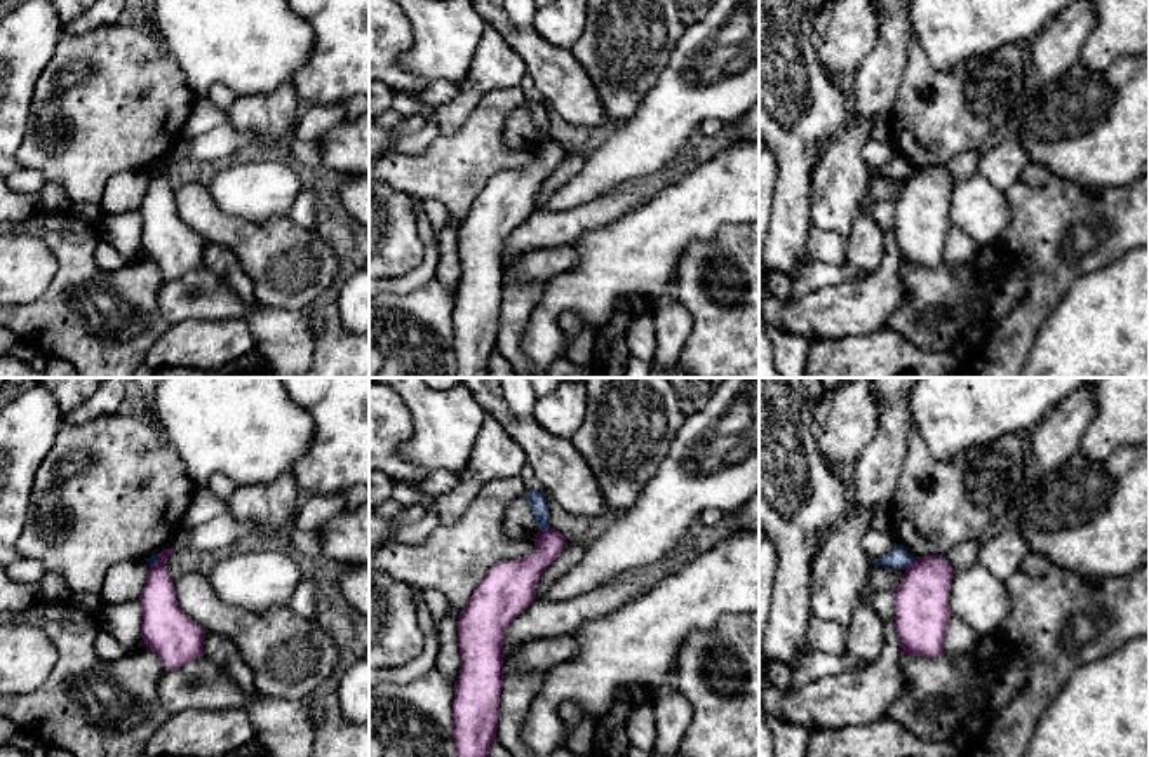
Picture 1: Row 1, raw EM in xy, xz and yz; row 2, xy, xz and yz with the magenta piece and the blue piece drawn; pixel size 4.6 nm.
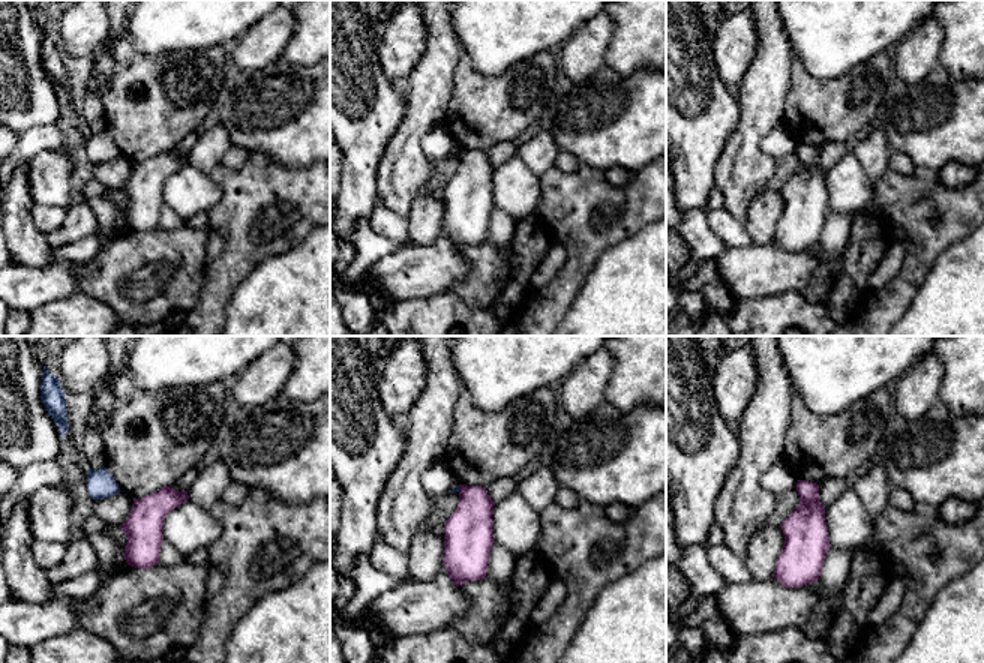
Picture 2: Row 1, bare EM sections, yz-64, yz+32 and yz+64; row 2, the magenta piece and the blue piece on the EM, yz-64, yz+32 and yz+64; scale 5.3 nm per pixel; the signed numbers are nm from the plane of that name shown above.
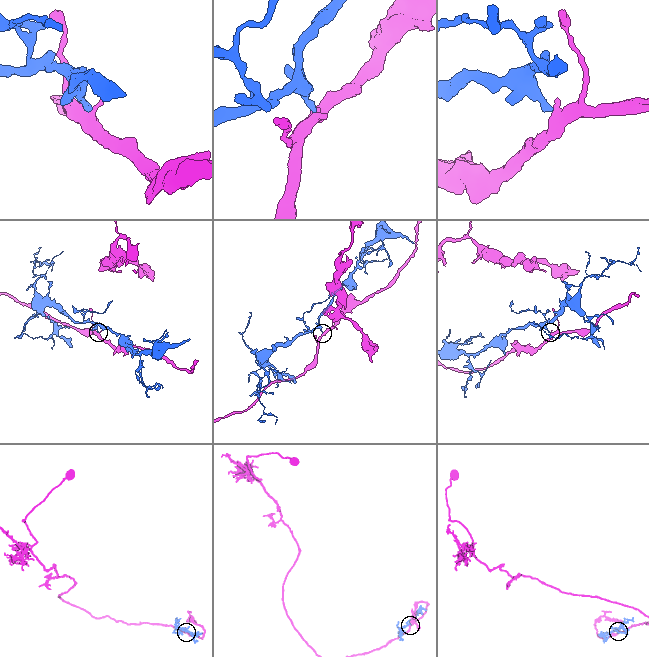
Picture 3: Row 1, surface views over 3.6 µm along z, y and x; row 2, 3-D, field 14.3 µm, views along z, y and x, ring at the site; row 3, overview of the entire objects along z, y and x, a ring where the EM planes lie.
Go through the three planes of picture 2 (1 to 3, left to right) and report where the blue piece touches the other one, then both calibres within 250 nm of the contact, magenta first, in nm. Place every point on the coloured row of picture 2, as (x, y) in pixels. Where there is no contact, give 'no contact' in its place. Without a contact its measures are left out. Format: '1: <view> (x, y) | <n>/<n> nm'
1: no contact
2: yz+32 (459, 489) | 260/30 nm
3: no contact

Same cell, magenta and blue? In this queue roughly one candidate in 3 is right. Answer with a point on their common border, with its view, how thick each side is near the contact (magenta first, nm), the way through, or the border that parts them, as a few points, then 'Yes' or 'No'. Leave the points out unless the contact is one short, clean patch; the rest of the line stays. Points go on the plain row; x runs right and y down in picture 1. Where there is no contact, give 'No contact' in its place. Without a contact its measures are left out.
Touches magenta at yz (911, 174). Thickness 240 nm (magenta) against 100 nm. No

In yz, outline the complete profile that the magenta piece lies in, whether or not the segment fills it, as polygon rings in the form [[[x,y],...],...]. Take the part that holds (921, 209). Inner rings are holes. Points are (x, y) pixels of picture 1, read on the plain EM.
[[[914,167],[895,200],[895,238],[902,265],[933,268],[944,263],[956,179],[945,167]]]

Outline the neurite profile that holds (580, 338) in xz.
[[[564,313],[559,322],[568,334],[566,358],[583,369],[592,369],[594,339],[597,332],[573,313]]]

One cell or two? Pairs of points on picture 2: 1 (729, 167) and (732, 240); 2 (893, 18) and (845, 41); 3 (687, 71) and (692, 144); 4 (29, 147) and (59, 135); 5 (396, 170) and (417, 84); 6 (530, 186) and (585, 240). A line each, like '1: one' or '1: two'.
1: two
2: one
3: one
4: one
5: one
6: two

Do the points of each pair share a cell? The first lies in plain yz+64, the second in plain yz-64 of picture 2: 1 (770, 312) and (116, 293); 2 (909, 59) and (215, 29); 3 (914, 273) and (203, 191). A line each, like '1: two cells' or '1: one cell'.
1: two cells
2: two cells
3: two cells

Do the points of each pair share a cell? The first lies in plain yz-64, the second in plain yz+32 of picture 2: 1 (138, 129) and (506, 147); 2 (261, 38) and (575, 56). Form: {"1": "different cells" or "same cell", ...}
{"1": "different cells", "2": "same cell"}

